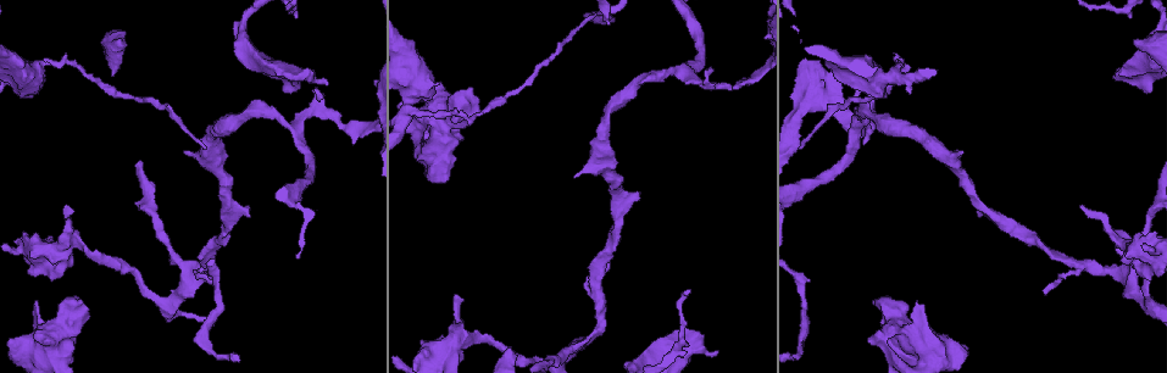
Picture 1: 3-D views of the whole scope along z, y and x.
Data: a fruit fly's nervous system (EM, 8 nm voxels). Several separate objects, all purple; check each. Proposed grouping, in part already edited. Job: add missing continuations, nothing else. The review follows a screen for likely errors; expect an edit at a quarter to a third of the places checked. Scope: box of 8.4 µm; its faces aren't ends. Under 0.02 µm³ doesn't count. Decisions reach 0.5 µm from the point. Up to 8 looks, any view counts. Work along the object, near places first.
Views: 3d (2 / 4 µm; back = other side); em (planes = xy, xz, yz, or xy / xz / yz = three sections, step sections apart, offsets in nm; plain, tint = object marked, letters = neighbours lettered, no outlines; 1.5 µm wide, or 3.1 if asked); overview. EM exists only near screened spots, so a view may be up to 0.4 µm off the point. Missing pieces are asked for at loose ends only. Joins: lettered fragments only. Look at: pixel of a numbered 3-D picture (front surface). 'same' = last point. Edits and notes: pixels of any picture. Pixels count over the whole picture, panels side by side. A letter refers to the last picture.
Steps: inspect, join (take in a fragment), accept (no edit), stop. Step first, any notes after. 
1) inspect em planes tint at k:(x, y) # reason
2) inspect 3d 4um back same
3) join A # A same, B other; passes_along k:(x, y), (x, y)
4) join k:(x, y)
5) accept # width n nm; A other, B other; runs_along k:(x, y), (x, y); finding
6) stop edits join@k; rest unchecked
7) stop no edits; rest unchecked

inspect 3d 2um at 1:(717, 350) # thick end

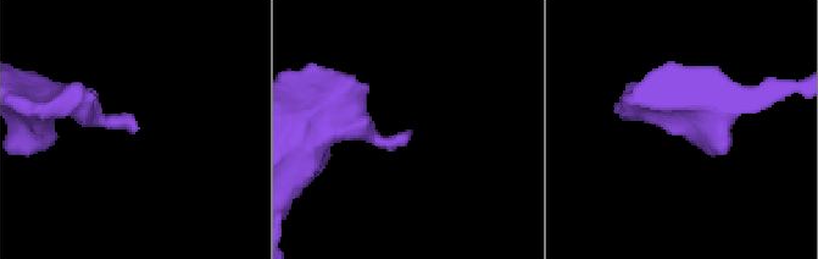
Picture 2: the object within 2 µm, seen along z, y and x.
inspect em planes letters at 2:(139, 127) # need the tissue

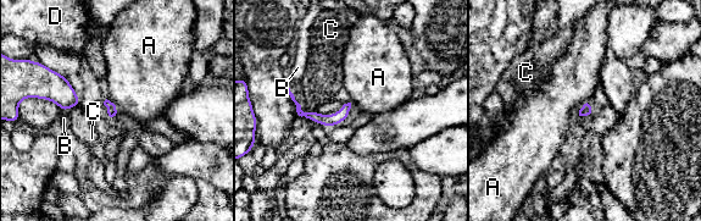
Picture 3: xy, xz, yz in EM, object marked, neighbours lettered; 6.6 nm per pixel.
accept # A other, B other, C other, D other; runs_along 3:(346, 106), (335, 119), (309, 115); no lettered fragment goes on from it

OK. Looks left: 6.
inspect em planes tint at 1:(119, 40) # free end

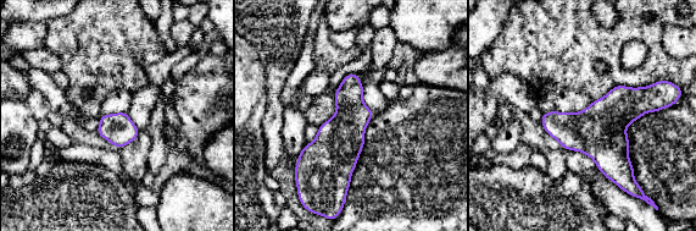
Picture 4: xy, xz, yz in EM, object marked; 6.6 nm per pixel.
inspect em planes letters same # see the neighbours

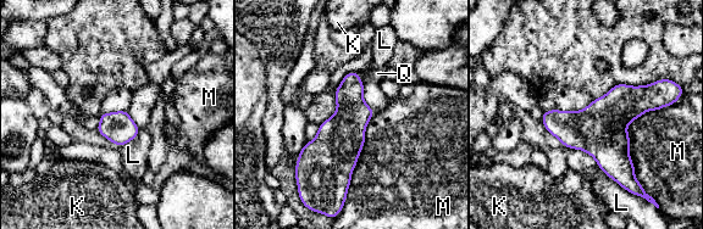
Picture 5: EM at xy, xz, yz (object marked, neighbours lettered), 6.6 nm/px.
join Q # K other, L other, M other, Q same; passes_along 5:(352, 116), (359, 79), (377, 73); it goes on there

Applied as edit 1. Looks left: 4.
inspect overview # see it whole again

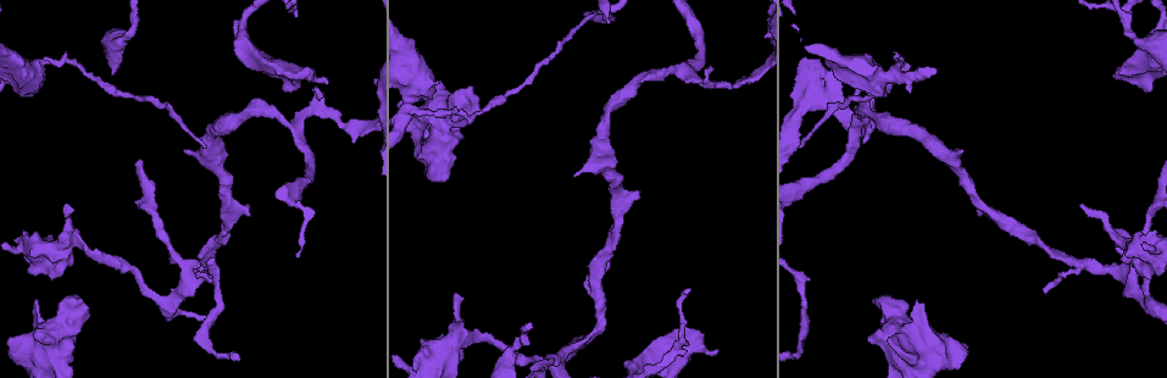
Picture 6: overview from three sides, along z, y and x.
inspect 3d 2um at 6:(426, 129) # an open end

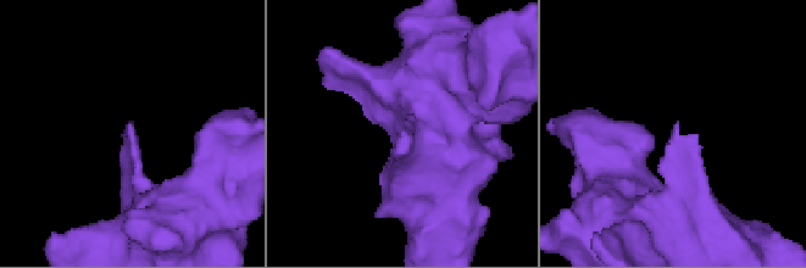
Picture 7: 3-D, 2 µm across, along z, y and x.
inspect em xz step 8 tint at 7:(132, 122)

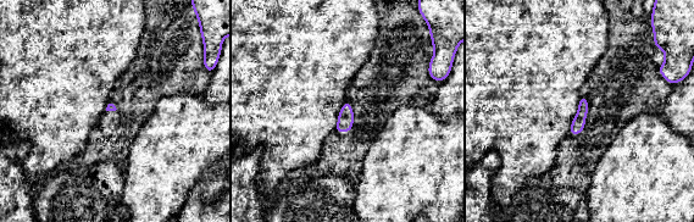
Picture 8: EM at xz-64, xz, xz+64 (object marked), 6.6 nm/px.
inspect em planes letters same

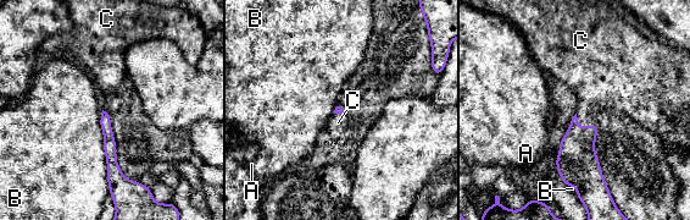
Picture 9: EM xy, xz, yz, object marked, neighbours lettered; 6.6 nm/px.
join C # A other, B other, C same; passes_along 9:(578, 165), (582, 127), (595, 92); the cell continues

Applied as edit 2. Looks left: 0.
stop edits join@5, join@9; rest unchecked

